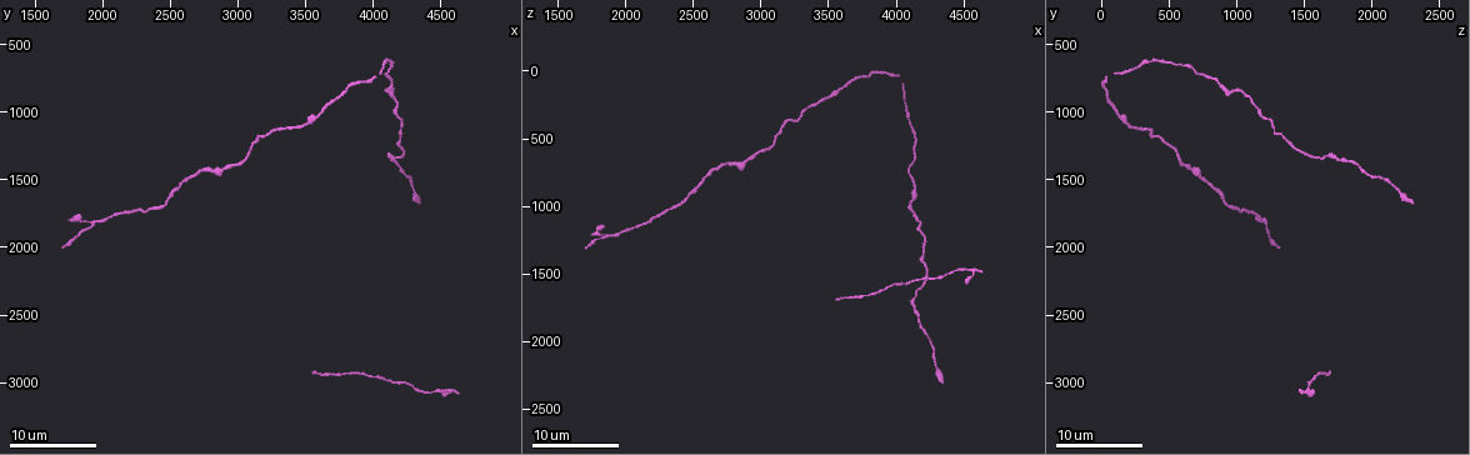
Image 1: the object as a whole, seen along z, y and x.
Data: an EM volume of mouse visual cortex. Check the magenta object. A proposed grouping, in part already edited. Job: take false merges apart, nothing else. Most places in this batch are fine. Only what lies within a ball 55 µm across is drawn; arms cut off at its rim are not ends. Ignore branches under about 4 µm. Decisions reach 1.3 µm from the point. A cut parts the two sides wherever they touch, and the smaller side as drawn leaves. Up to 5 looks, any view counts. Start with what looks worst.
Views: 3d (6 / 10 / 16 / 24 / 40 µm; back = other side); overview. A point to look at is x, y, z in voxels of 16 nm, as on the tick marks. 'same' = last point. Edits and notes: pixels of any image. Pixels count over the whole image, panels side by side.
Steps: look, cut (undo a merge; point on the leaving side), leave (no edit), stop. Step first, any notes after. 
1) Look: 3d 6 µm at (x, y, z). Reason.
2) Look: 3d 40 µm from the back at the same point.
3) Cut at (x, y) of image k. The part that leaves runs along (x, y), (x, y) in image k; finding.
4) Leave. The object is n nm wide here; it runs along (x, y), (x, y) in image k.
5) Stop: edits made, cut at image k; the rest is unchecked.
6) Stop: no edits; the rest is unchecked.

Look: 3d 10 µm at (4120, 1320, 1680). Sudden change in width.

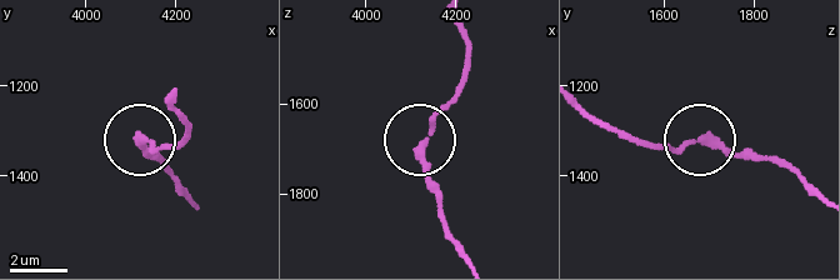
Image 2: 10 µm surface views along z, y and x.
Leave. The object is 250 nm wide here; it runs along (581, 108), (653, 143), (681, 148), (710, 136), (773, 158) in image 2; continuous, no second cell.

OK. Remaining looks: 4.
Look: 3d 6 µm at (4100, 820, 1000).

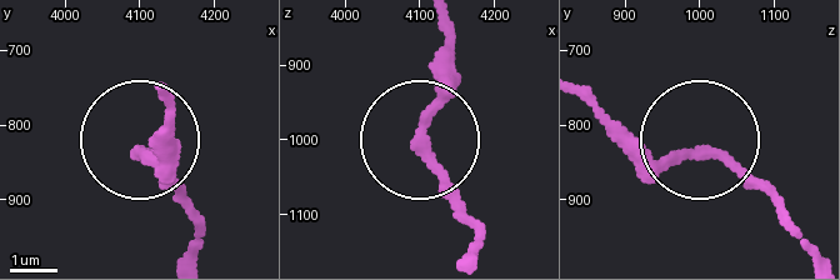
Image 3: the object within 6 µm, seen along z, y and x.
Leave. It runs along (438, 24), (449, 68), (425, 115), (425, 151), (469, 219) in image 3; continuous, no second cell.

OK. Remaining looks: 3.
Look: 3d 10 µm at (3880, 2940, 1620).

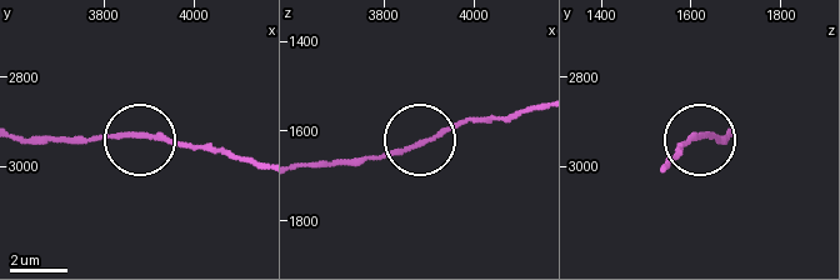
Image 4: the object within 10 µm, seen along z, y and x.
Look: 3d 10 µm from the back at (3895, 2935, 1625). From behind.

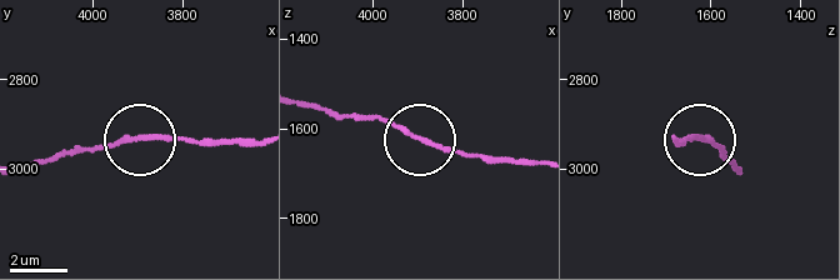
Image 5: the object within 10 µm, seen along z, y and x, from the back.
Leave. Continuous, no second cell.

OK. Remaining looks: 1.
Stop: no edits; the rest is unchecked.

